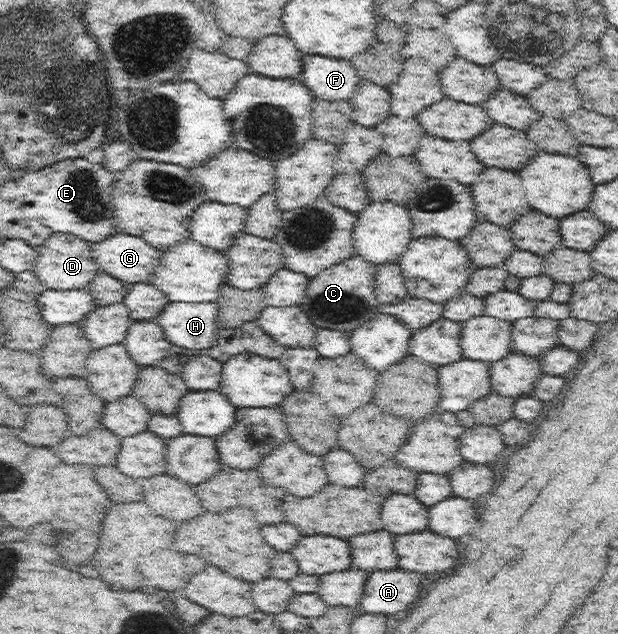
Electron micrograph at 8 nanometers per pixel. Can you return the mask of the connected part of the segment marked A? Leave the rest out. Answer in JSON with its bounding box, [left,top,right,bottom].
[360,570,421,614]

